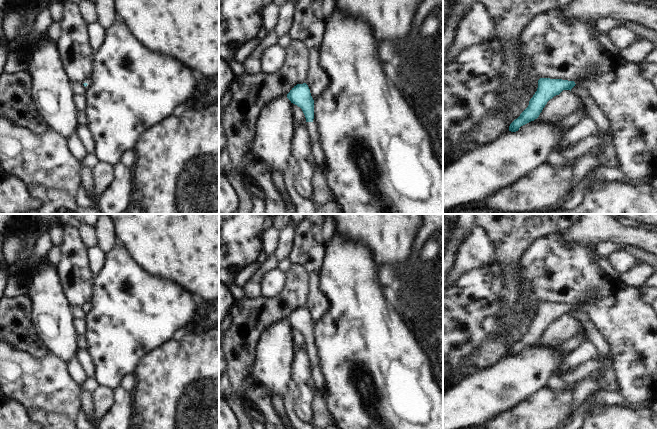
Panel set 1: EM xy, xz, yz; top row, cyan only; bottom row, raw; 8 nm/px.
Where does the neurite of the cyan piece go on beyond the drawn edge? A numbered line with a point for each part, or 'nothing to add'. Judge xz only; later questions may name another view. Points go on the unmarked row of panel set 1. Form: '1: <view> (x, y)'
1: xz (317, 376)

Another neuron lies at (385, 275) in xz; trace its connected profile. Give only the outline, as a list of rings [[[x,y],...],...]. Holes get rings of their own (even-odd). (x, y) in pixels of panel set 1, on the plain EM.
[[[389,264],[379,266],[375,277],[377,283],[382,287],[386,287],[397,280],[397,275]]]

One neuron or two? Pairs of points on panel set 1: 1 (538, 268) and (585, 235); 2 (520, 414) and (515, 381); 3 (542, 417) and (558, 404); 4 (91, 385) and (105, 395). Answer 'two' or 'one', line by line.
1: two
2: two
3: one
4: two

